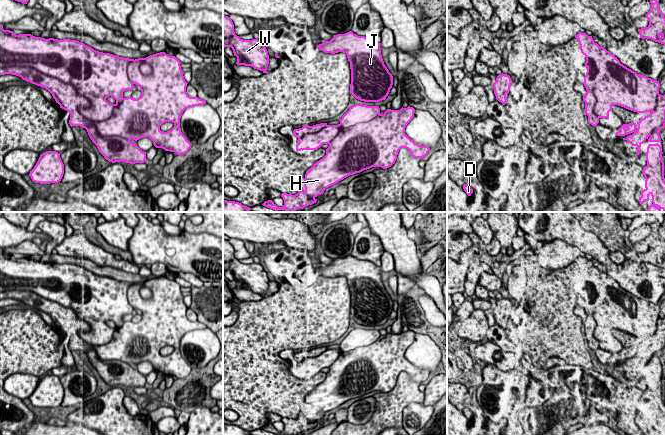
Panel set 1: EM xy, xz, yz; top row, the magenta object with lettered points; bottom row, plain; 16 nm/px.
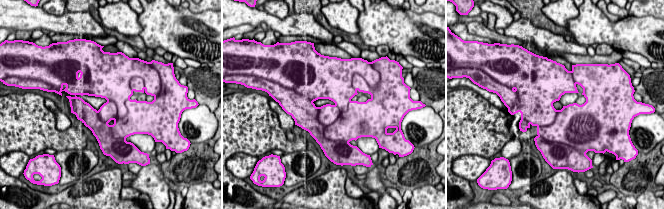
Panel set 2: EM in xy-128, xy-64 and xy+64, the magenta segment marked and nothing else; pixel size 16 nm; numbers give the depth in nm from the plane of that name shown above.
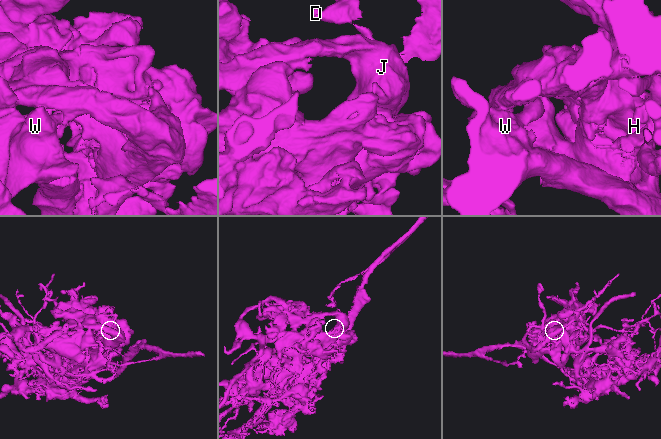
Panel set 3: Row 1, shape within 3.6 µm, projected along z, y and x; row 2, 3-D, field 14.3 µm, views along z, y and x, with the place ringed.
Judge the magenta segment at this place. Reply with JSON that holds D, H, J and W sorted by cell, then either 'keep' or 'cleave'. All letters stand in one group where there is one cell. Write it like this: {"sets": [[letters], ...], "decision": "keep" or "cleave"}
{"sets": [["D", "J"], ["H", "W"]], "decision": "cleave"}

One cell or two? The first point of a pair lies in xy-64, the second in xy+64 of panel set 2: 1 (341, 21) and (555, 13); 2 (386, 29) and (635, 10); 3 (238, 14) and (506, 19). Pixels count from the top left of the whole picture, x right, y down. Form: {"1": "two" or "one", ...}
{"1": "one", "2": "two", "3": "two"}

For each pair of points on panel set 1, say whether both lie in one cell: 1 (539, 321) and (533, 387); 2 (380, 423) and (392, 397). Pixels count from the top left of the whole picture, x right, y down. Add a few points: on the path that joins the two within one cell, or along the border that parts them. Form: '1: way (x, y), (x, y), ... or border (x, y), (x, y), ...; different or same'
1: border (532, 377), (537, 380); different
2: way (384, 417), (392, 403); same

